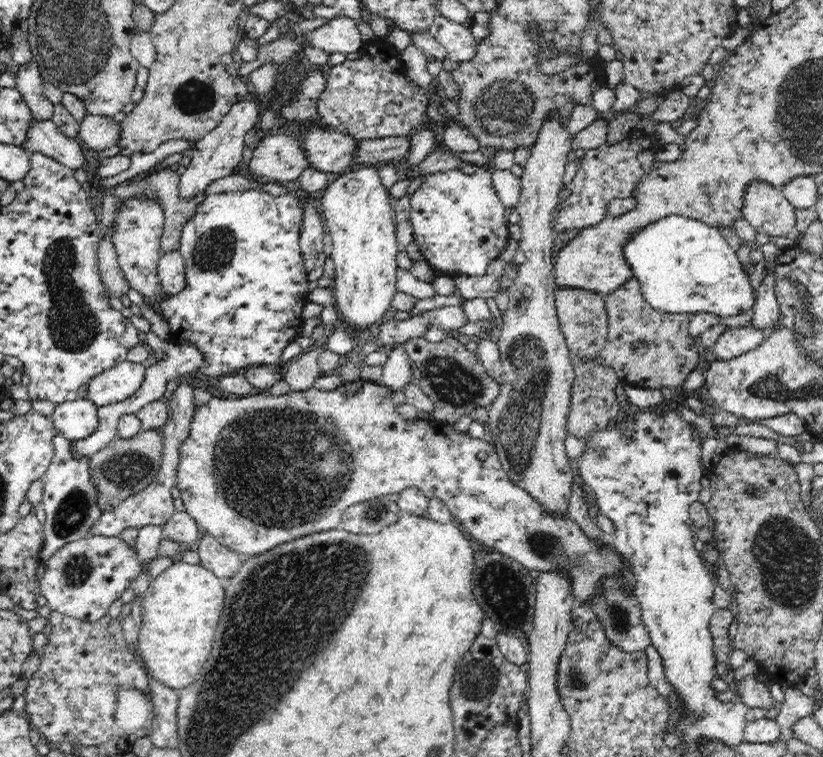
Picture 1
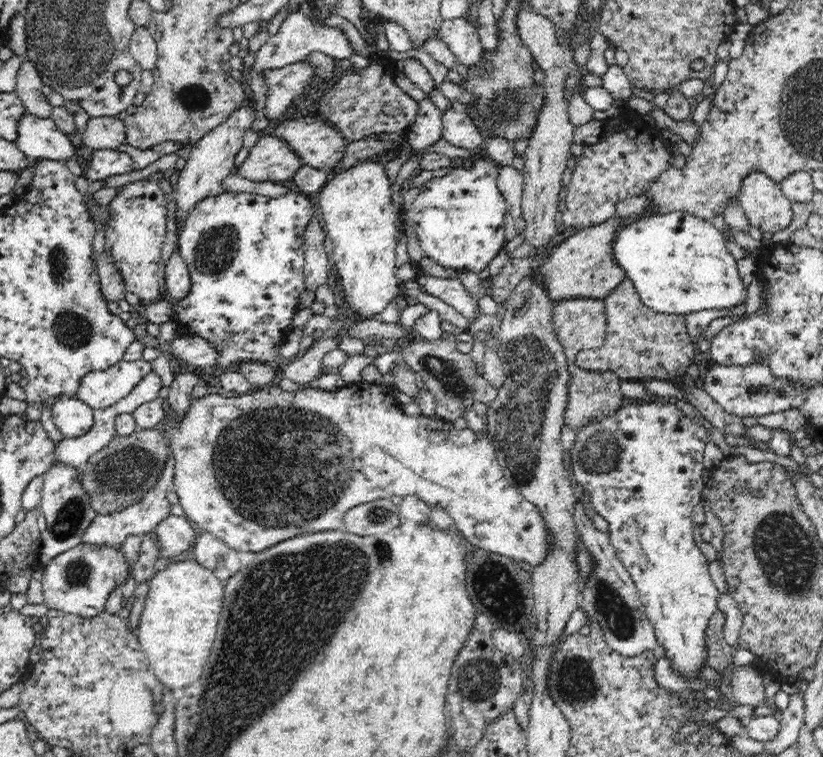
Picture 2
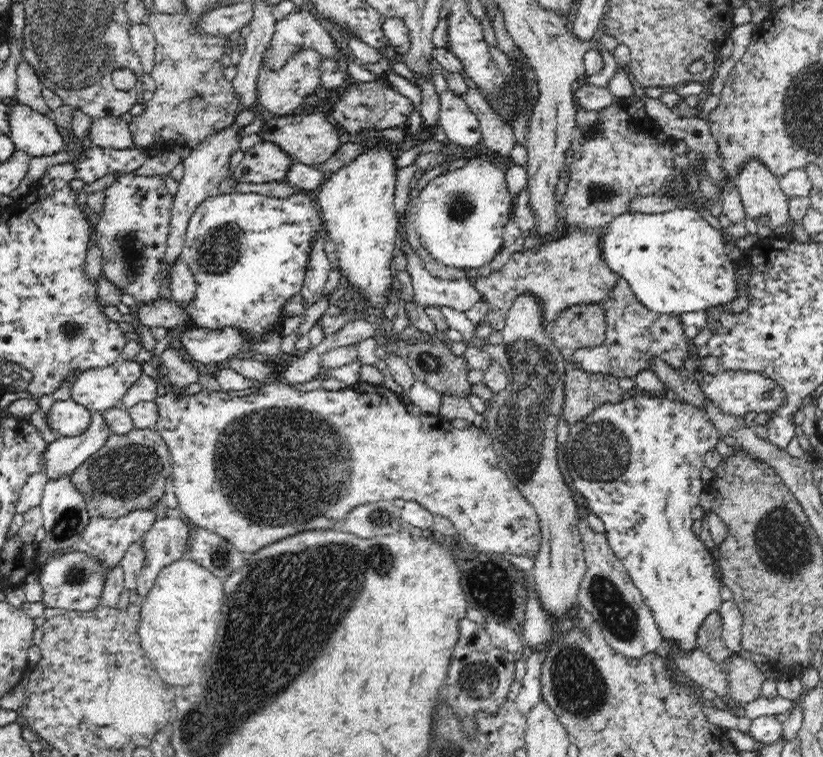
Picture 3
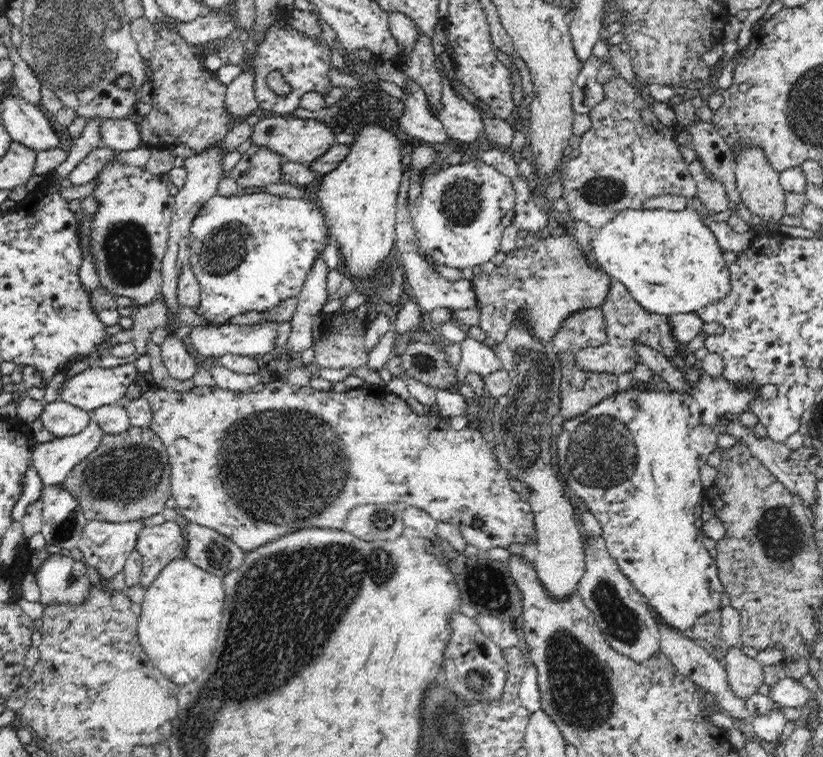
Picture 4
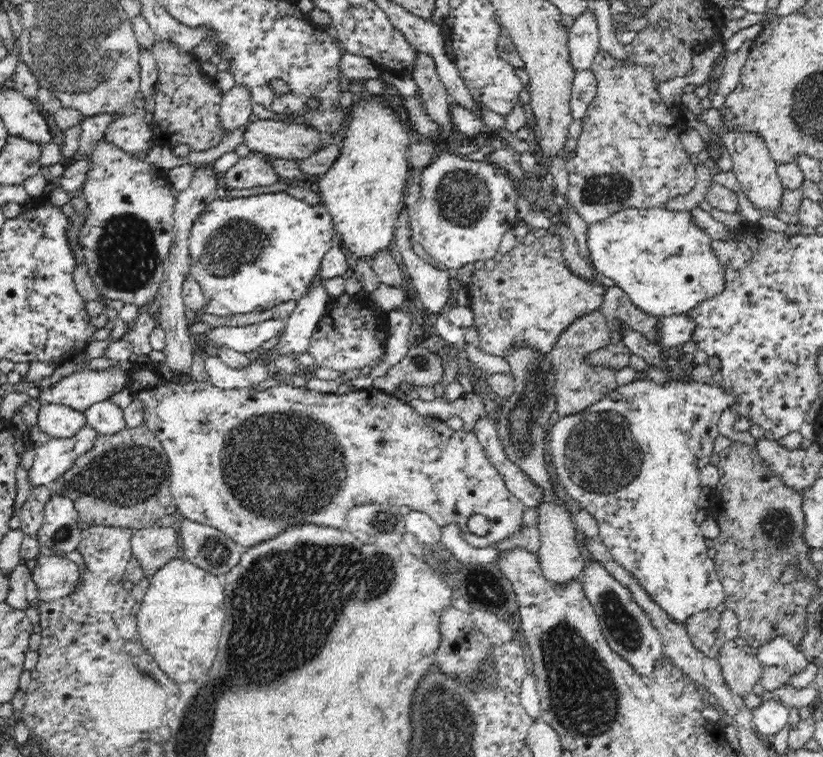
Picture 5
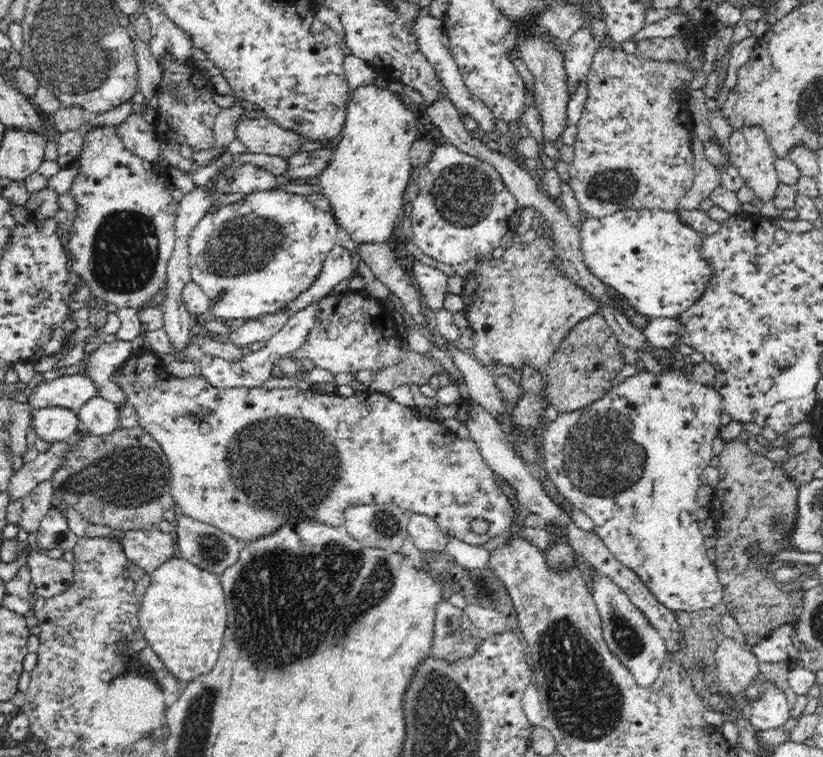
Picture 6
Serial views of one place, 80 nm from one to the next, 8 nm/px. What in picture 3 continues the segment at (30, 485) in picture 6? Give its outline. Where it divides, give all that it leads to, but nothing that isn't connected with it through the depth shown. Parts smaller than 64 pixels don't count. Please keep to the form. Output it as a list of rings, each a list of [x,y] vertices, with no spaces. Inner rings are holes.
[[[99,411],[92,412],[91,426],[79,436],[58,437],[47,444],[42,455],[42,471],[49,480],[60,480],[70,476],[88,457],[94,455],[106,440],[111,431],[103,421]]]

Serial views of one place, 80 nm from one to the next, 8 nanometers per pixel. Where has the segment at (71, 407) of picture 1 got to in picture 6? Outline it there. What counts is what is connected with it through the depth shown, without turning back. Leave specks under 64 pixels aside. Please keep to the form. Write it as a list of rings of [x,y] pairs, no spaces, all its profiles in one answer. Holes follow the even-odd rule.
[[[60,406],[34,409],[31,418],[36,437],[49,443],[70,440],[80,429],[76,412]]]

